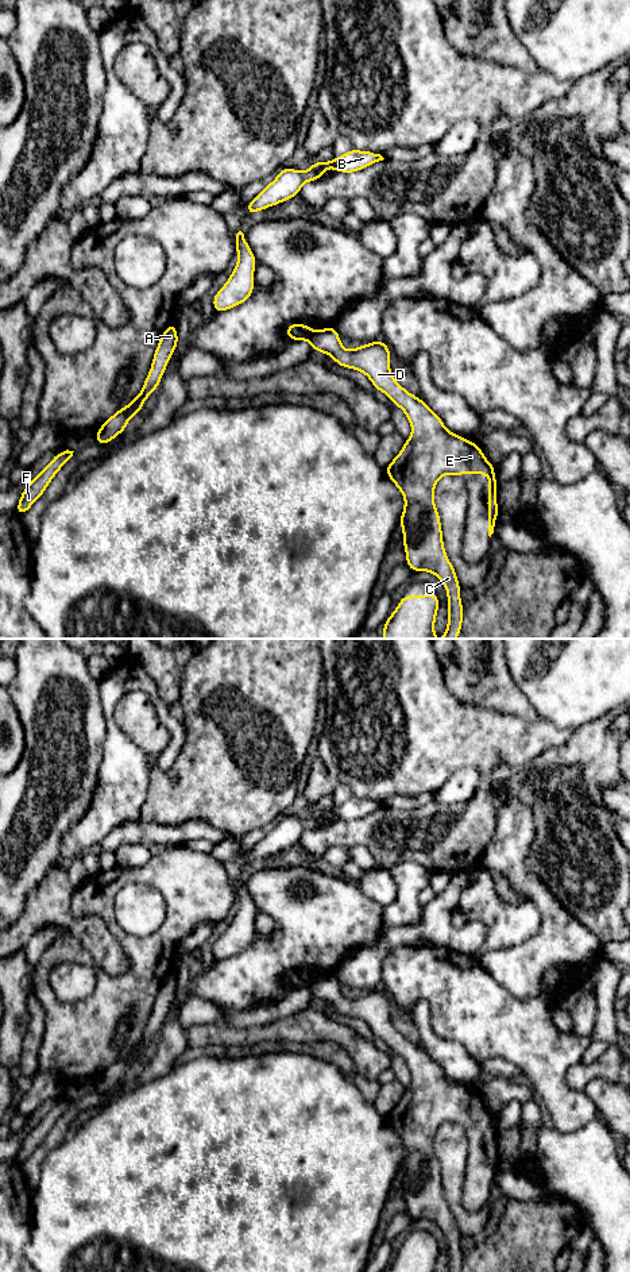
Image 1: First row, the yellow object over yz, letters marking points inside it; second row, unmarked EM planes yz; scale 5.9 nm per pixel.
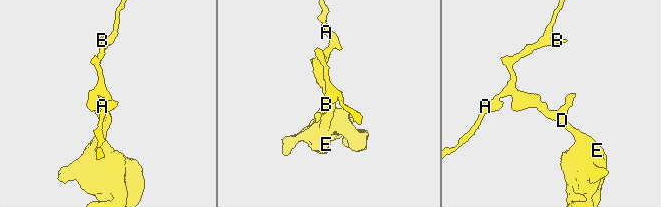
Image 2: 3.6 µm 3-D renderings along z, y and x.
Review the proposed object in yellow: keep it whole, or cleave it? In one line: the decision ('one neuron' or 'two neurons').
two neurons

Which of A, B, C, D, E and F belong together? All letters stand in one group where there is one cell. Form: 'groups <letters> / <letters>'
groups A B F / C D E

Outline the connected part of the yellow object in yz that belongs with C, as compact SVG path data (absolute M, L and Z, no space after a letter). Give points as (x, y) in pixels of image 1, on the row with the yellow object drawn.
M326 327L312 335L309 339L312 348L329 354L339 366L363 371L372 382L374 388L382 390L407 416L413 428L411 436L405 440L403 448L386 467L387 477L397 485L405 497L405 509L399 524L403 527L403 547L406 550L406 563L413 573L428 571L437 575L448 593L448 628L441 639L456 639L461 631L463 604L460 600L460 585L455 568L451 564L442 544L442 531L440 514L434 505L434 486L447 474L487 474L488 475L488 536L494 533L498 519L495 467L486 459L479 444L452 433L445 428L440 416L432 412L420 398L403 389L390 373L390 348L378 339L367 346L356 346L353 351L345 350L340 343L336 327Z

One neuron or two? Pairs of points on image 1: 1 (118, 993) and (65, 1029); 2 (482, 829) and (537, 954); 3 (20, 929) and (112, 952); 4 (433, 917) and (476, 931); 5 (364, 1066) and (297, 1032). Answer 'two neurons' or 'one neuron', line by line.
1: one neuron
2: two neurons
3: one neuron
4: one neuron
5: one neuron

